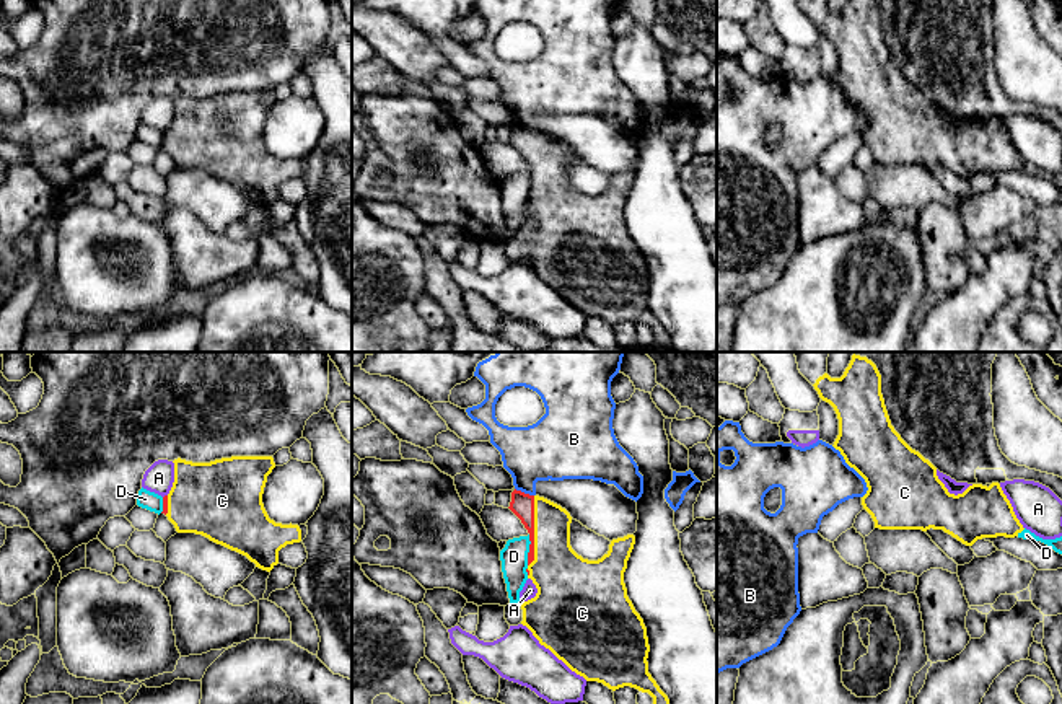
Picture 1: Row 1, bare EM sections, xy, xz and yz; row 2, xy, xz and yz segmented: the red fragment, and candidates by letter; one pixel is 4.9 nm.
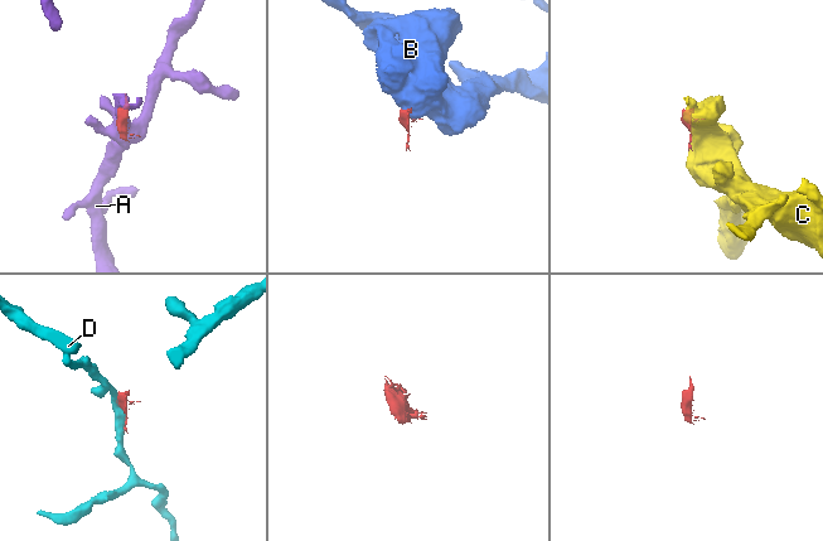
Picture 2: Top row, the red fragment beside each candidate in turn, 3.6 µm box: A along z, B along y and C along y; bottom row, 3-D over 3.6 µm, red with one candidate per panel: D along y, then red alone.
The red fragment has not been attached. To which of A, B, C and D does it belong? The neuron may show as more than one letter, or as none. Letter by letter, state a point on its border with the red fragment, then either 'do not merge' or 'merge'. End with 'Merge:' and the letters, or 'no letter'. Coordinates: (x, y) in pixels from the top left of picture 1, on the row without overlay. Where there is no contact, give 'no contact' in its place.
A: contact xy (165, 131); do not merge
B: contact xz (523, 127); do not merge
C: contact xz (533, 167); merge
D: contact xz (530, 184); do not merge
Merge: C

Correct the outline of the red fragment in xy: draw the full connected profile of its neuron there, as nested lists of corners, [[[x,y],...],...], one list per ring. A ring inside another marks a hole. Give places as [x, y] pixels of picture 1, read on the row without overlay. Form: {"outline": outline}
{"outline": [[[231,91],[210,98],[174,95],[174,117],[163,147],[178,168],[195,168],[246,191],[270,207],[279,186],[301,176],[298,160],[269,153],[262,129],[272,91]]]}

